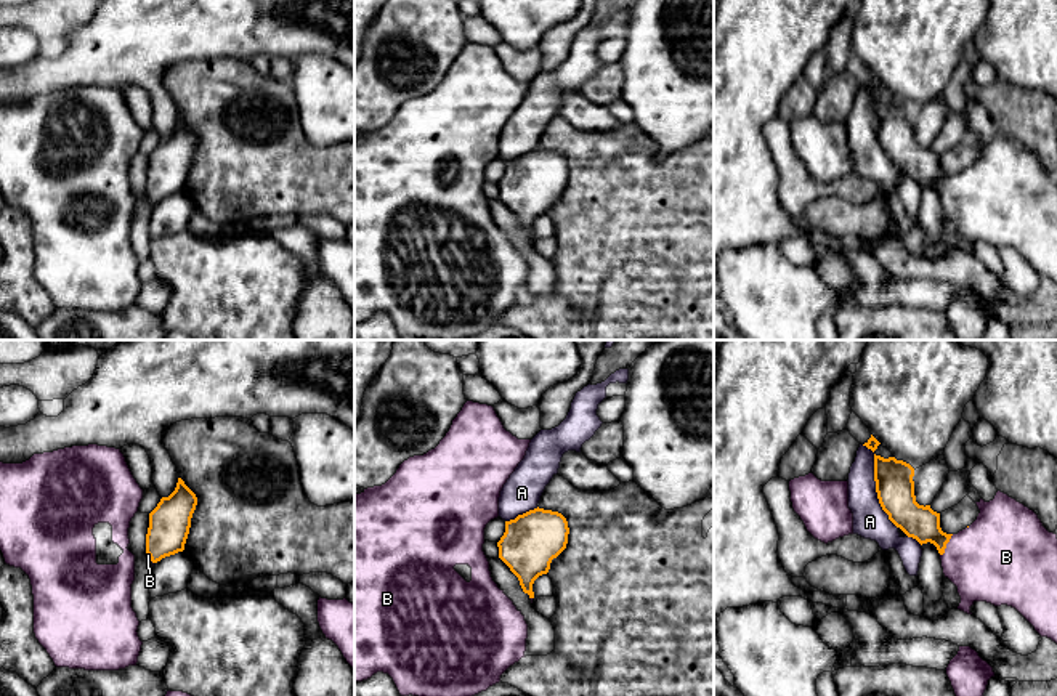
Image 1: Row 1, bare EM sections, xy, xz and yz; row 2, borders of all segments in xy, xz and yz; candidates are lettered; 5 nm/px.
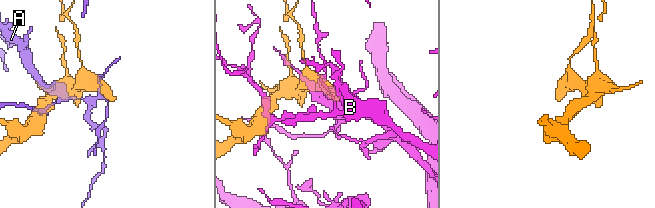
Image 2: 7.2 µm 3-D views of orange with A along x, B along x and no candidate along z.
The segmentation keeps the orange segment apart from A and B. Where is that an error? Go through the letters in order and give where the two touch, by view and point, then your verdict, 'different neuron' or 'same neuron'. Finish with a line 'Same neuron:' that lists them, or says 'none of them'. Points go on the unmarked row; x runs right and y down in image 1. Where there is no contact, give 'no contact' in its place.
A: yz (876, 125) | different neuron
B: yz (945, 186) | same neuron
Same neuron: B

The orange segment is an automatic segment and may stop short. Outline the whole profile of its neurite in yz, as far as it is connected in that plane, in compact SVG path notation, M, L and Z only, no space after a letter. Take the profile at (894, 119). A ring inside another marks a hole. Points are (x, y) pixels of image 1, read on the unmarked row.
M874 95L876 133L882 151L908 178L937 188L945 218L958 228L958 250L972 255L975 242L1012 247L1041 277L1057 284L1057 175L1049 173L1033 151L1001 132L990 143L975 143L980 154L969 168L946 175L940 168L940 154L916 143L913 117L909 104Z

